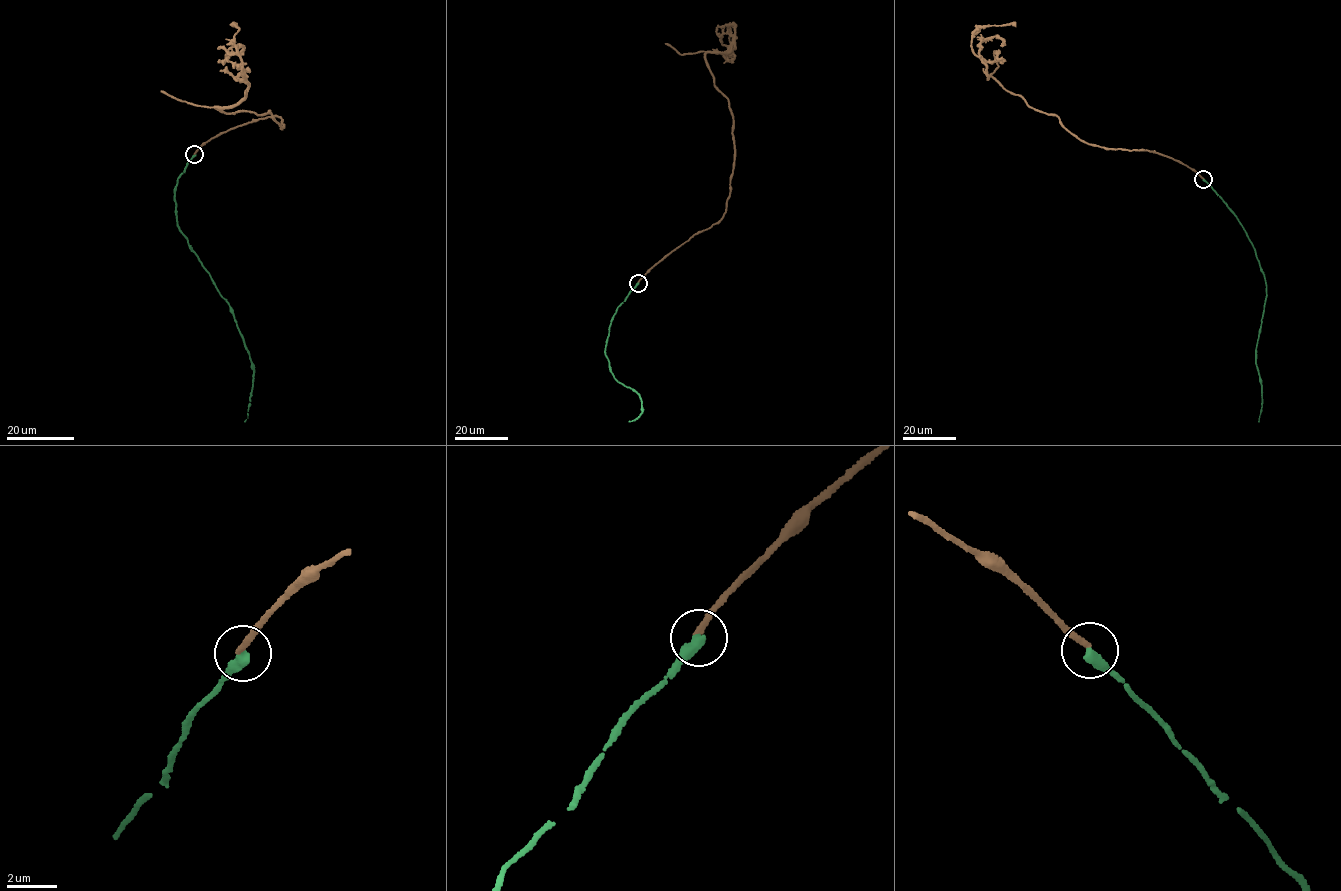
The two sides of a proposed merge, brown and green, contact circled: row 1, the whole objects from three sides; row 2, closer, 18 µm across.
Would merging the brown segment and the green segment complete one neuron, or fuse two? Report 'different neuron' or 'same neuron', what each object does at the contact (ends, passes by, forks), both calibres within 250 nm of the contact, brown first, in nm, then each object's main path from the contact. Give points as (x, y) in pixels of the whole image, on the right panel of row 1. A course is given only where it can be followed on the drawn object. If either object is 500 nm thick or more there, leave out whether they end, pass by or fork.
different neuron; brown ends; green ends; calibres 240 and 440 nm; course brown (1203, 179), (1156, 152), (1081, 141), (1055, 115), (987, 80), (972, 34), (984, 26), (1015, 26); course green (1203, 179), (1242, 226), (1266, 286), (1255, 362), (1262, 386), (1258, 421)

